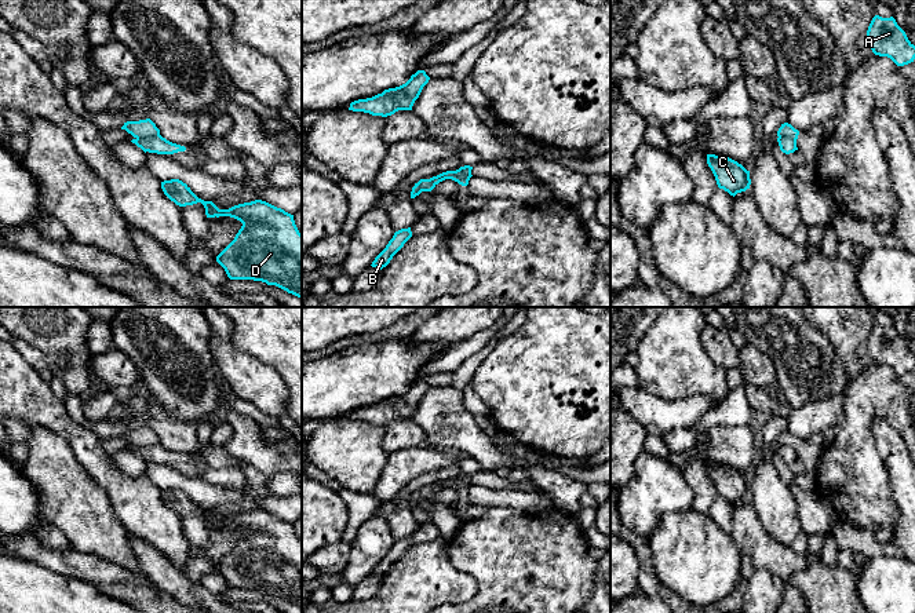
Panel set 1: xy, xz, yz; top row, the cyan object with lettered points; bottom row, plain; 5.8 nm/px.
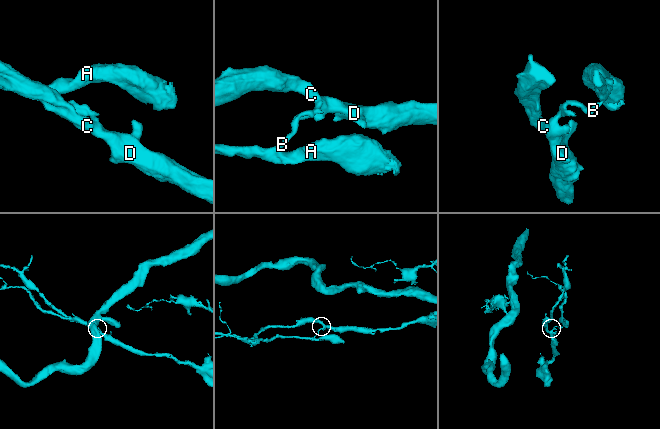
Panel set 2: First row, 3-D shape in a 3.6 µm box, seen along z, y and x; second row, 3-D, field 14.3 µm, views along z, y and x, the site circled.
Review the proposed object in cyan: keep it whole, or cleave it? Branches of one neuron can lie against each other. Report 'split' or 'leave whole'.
split

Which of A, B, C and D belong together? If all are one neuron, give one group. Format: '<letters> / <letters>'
A B / C D

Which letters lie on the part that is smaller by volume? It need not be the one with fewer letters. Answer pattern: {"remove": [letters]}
{"remove": ["A", "B"]}

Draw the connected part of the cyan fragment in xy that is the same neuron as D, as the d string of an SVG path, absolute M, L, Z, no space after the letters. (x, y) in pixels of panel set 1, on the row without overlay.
M179 488L161 490L161 497L179 515L201 511L207 526L230 525L243 532L234 548L216 565L216 570L230 588L262 590L302 607L302 543L295 533L294 523L262 508L219 518L212 510L198 507Z

